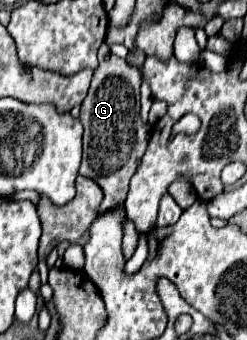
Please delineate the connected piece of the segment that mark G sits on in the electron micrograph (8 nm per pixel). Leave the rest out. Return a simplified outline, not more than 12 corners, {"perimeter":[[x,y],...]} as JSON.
{"perimeter":[[98,50],[80,110],[80,174],[98,214],[124,204],[146,152],[140,70]]}

